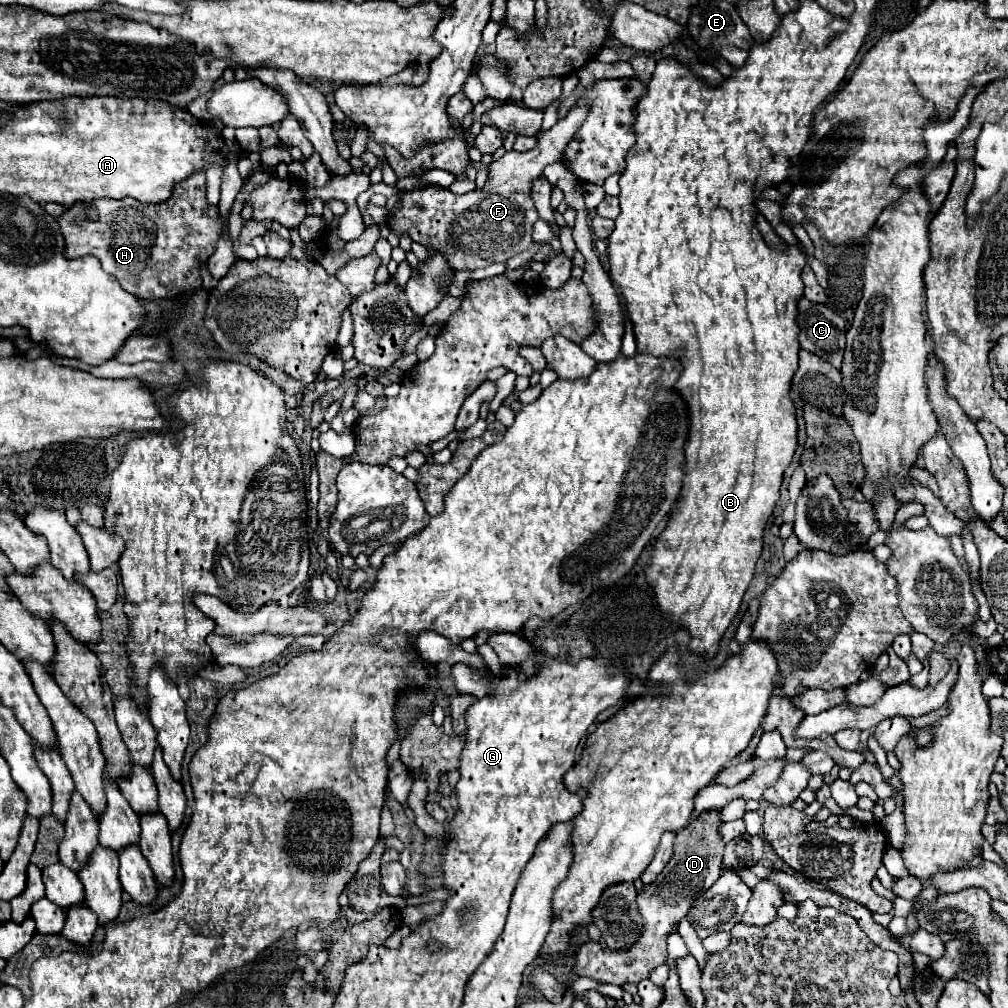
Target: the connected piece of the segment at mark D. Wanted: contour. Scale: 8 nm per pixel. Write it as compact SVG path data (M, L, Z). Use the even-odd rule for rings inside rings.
M719 812L705 814L705 818L691 820L677 834L675 852L669 864L665 866L665 870L657 876L653 884L643 886L637 892L637 906L643 916L641 934L637 942L627 950L609 950L609 948L601 948L599 942L585 940L575 952L573 972L577 976L589 976L599 982L613 982L621 986L625 982L641 982L649 978L651 970L667 960L667 936L671 932L677 932L681 918L687 916L695 898L703 894L707 888L711 888L721 874L721 858L725 846L717 836L719 824L721 824Z

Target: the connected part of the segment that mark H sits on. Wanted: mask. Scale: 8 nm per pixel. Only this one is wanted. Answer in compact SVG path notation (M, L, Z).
M203 170L193 172L187 180L175 184L173 196L167 202L143 204L135 198L91 200L85 206L85 216L97 218L97 222L93 222L89 230L81 226L81 238L69 238L69 246L73 246L73 250L85 250L85 254L99 258L103 270L113 274L125 292L143 300L167 298L185 290L201 288L199 268L197 268L197 278L195 278L195 262L199 266L199 262L207 260L215 252L217 240L221 236L221 222L219 222L217 206L211 206L205 198L205 172Z

